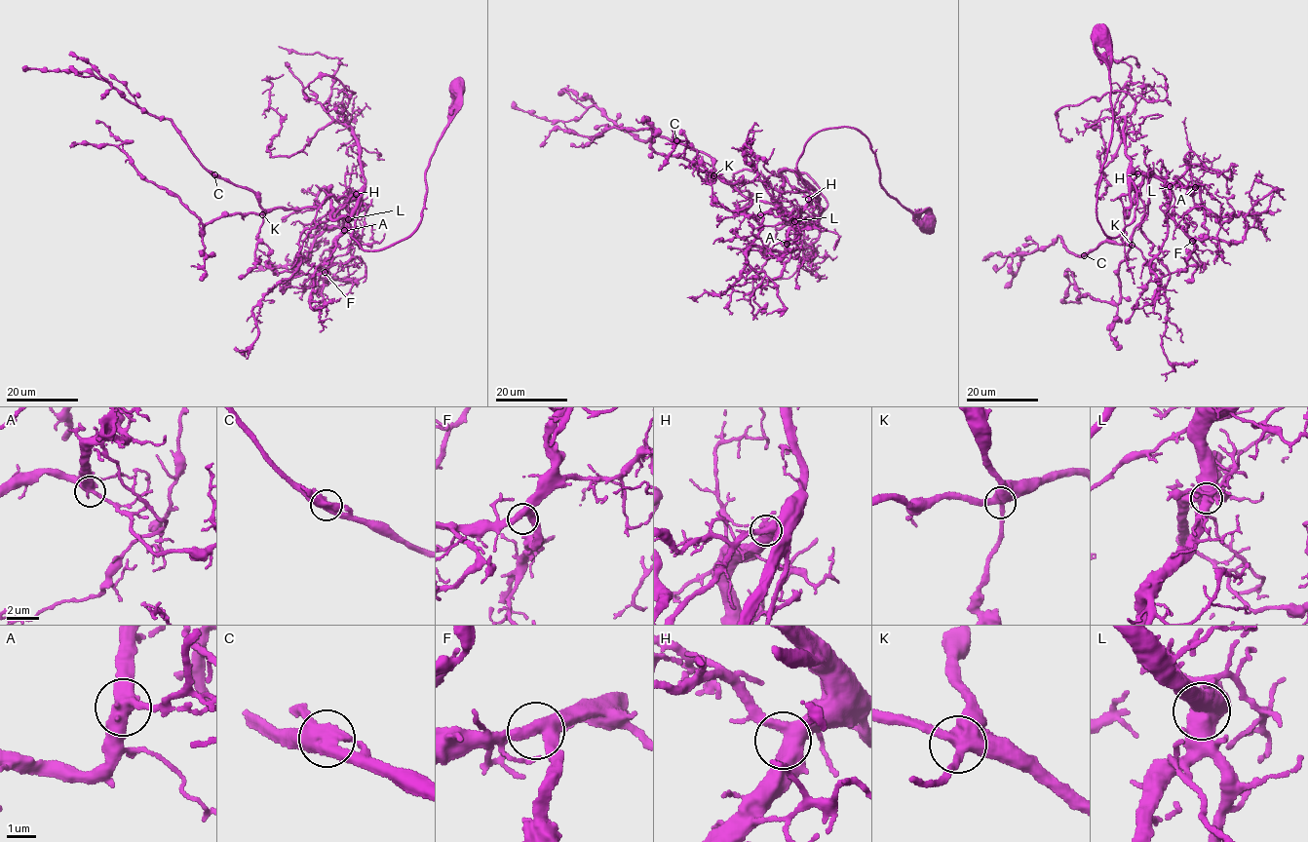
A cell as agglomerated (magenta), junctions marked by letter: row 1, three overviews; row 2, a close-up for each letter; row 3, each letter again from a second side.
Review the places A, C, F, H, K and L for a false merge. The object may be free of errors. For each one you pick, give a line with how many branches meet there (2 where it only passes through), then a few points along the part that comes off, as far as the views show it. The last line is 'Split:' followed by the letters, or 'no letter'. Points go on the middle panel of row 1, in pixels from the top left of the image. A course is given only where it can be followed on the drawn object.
Split: no letter

